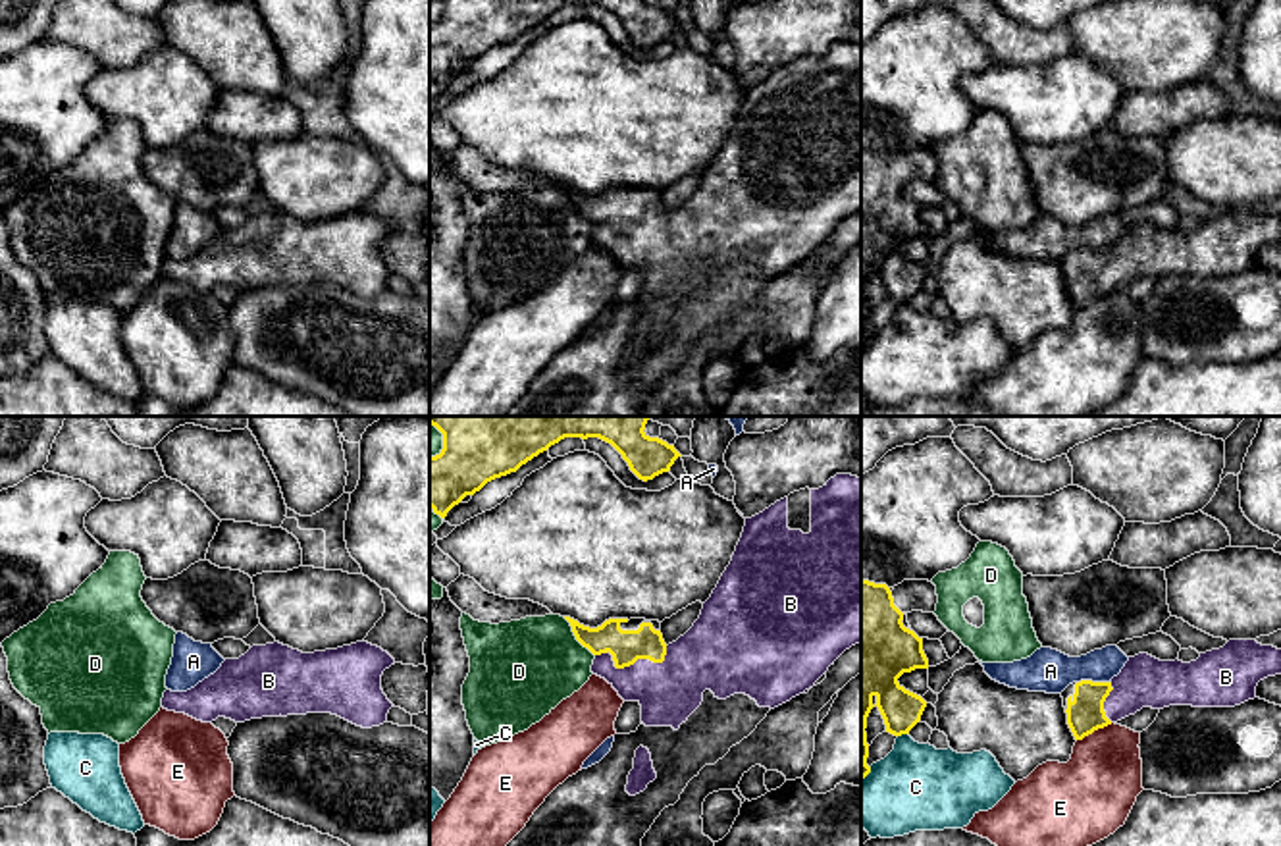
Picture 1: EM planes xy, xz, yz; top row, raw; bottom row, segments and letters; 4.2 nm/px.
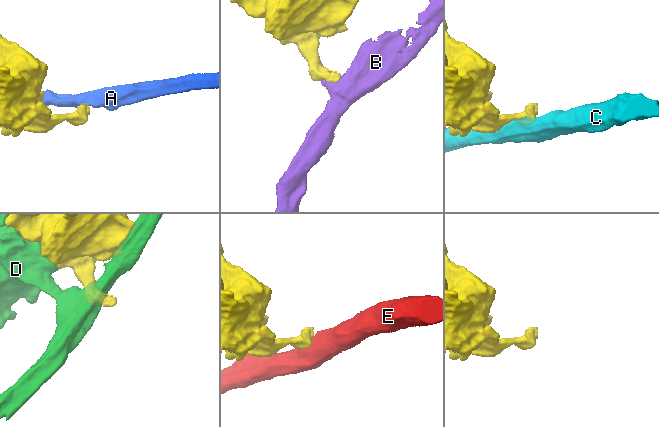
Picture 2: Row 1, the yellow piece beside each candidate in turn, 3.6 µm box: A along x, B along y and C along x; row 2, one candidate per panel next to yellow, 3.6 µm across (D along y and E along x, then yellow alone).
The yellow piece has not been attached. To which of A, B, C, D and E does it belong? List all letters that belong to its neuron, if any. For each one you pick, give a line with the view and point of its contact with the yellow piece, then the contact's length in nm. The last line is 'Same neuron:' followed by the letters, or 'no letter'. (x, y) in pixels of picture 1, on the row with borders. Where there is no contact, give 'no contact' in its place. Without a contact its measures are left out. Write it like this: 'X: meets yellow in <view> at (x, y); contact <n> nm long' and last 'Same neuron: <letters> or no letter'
B: meets yellow in xz at (632, 663); contact 300 nm long
Same neuron: B

